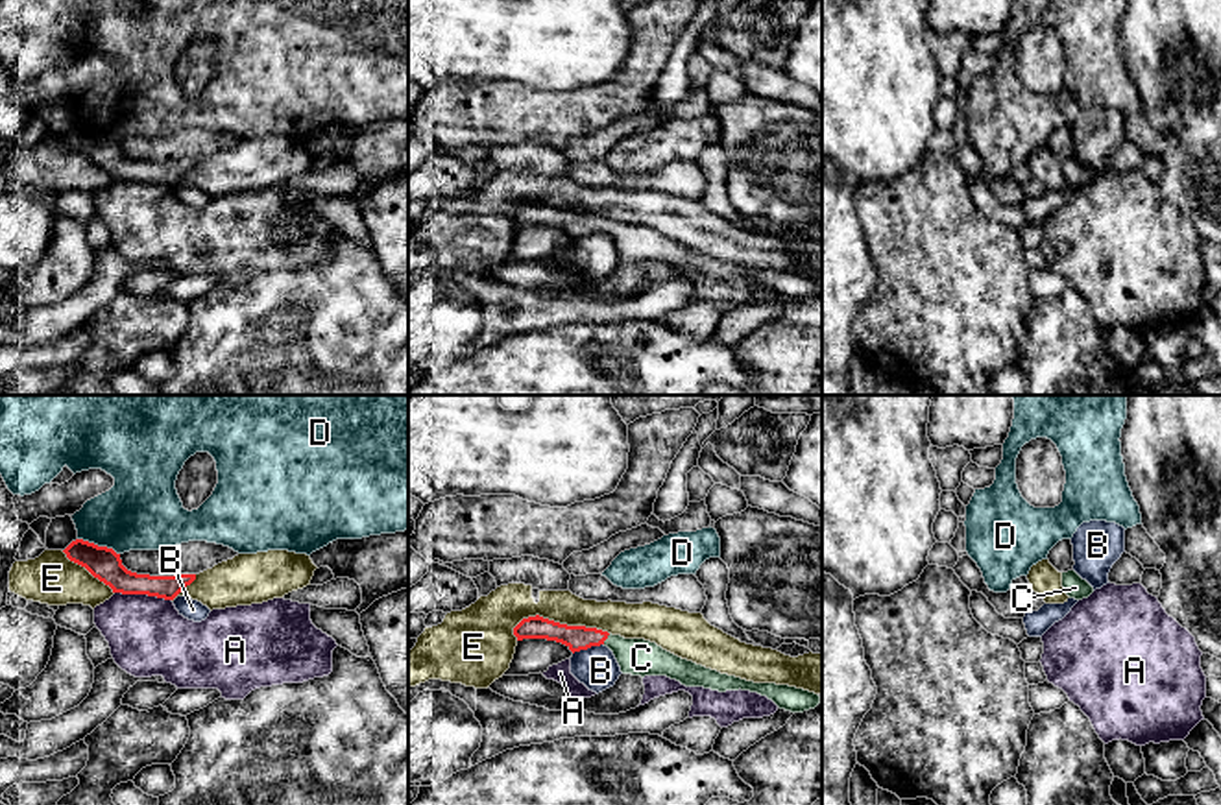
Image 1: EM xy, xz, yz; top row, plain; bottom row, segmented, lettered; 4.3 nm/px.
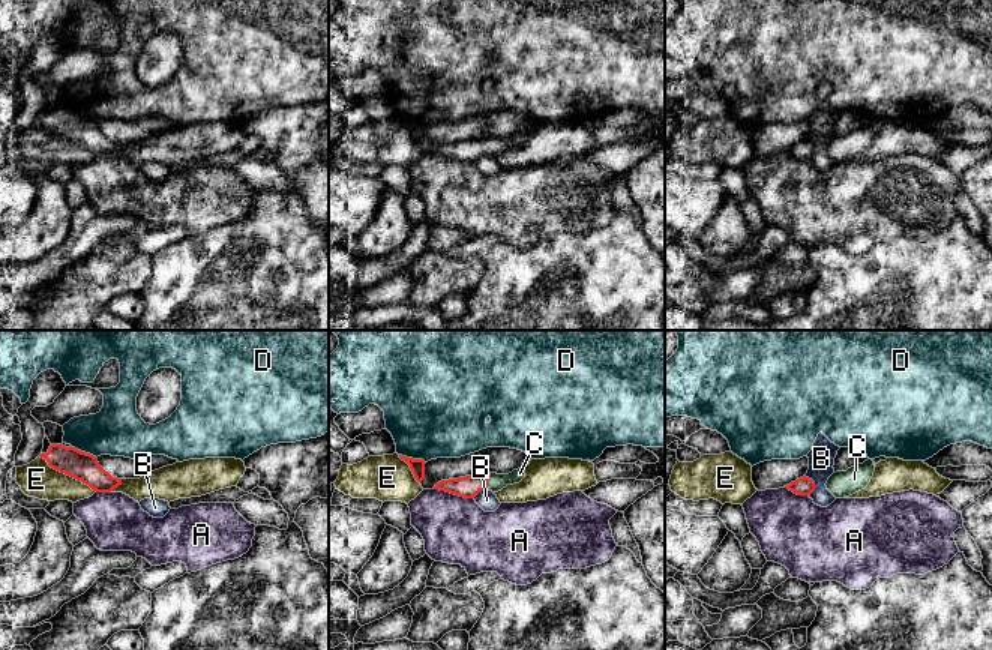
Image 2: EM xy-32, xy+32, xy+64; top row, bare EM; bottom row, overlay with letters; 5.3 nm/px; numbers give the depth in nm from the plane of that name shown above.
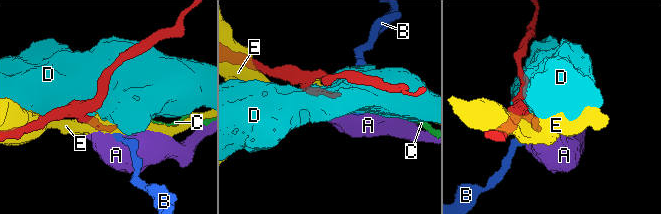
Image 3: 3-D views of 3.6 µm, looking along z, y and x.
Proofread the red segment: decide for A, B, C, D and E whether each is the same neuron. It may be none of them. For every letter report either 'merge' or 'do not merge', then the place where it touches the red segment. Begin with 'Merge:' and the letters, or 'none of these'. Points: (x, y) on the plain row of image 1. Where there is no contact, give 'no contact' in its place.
Merge: C
A: do not merge; contact xy (143, 180)
B: do not merge; contact xz (588, 233)
C: merge; contact xz (606, 224)
D: do not merge; contact xy (96, 132)
E: do not merge; contact xz (558, 209)

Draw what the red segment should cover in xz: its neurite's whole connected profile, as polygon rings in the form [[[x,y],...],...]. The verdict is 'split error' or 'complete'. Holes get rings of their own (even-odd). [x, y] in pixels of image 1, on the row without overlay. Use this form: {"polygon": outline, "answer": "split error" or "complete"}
{"polygon": [[[539,201],[523,205],[515,214],[517,227],[547,225],[565,231],[573,240],[591,233],[608,233],[623,260],[632,262],[667,262],[685,273],[704,273],[719,279],[750,277],[772,286],[780,295],[804,299],[820,290],[820,282],[804,275],[754,270],[735,262],[720,260],[693,247],[682,246],[656,229],[645,225],[624,225],[608,218],[586,212],[567,212]]], "answer": "split error"}

